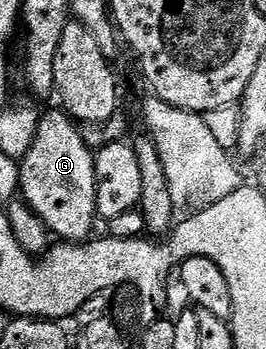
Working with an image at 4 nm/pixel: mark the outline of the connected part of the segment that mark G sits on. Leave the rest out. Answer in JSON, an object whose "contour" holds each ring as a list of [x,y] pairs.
{"contour":[[[65,111],[41,117],[34,145],[24,158],[21,187],[25,199],[41,217],[46,228],[55,232],[86,232],[98,216],[98,170],[96,156],[86,145],[79,125]]]}

